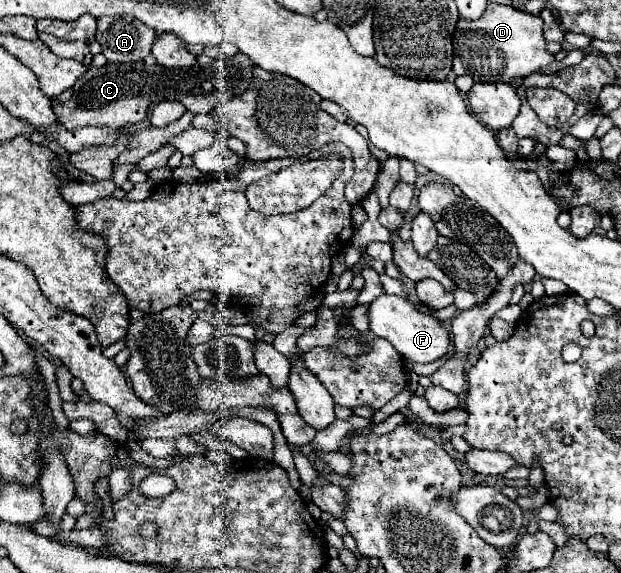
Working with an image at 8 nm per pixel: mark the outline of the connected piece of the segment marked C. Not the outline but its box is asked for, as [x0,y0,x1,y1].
[55,53,253,129]

